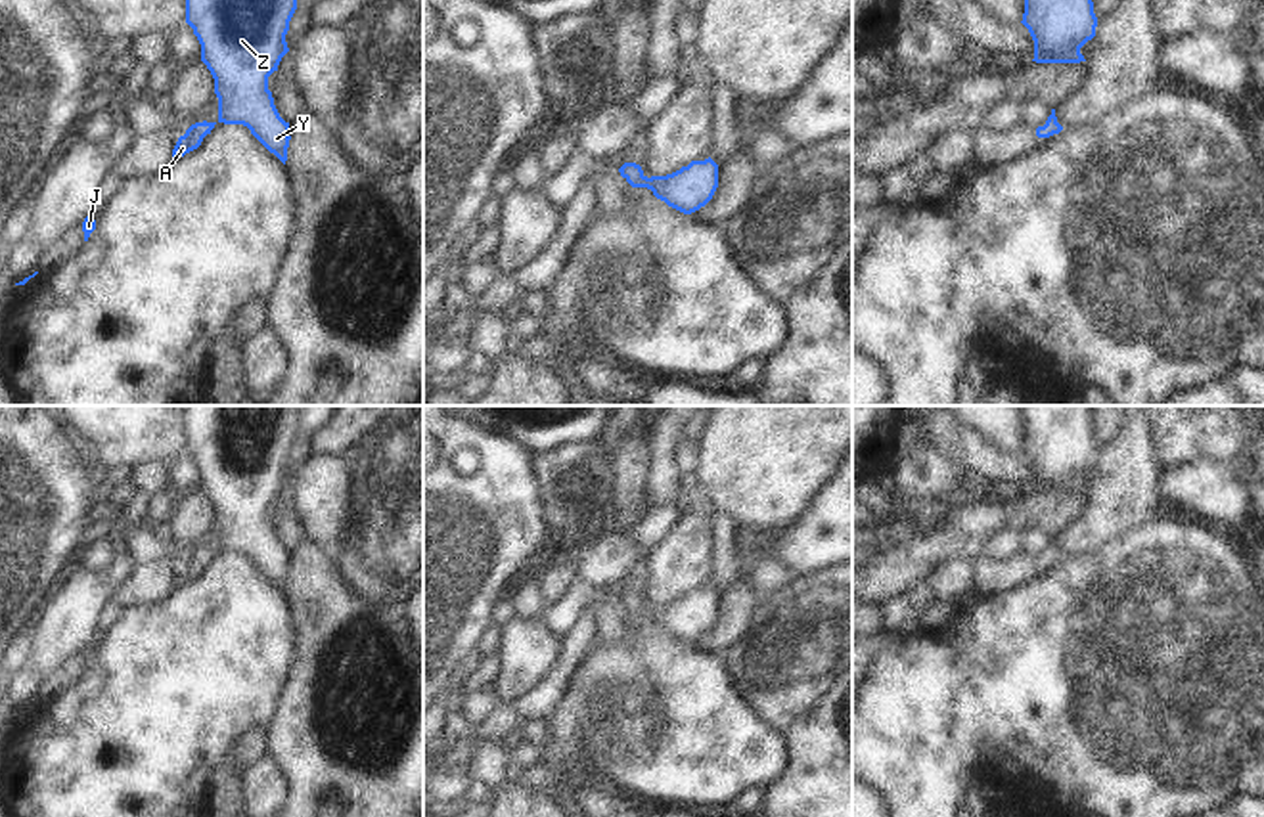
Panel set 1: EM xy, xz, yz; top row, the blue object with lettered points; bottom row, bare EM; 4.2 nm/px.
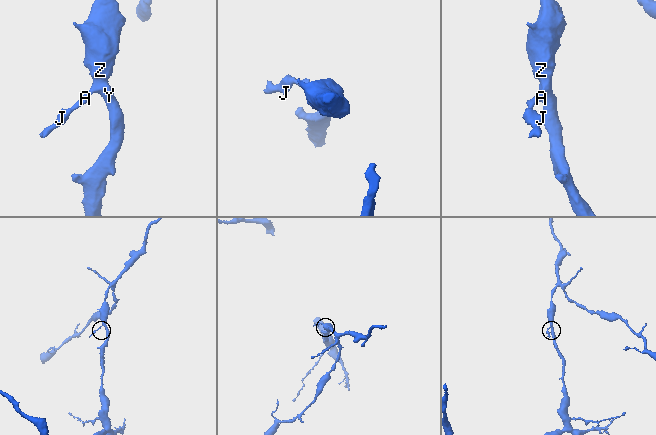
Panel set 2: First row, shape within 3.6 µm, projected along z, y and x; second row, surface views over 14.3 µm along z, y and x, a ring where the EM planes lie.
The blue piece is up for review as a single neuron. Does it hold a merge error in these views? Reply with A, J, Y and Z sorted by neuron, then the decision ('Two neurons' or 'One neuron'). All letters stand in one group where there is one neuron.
Groups: A J Y Z. One neuron.

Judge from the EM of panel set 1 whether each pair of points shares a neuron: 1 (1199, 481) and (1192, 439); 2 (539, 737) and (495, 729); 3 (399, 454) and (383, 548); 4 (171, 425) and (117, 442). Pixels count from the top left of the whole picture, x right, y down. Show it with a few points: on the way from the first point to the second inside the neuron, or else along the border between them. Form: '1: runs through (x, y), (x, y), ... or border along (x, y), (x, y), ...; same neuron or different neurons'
1: border along (1230, 463), (1190, 460), (1163, 469); different neurons
2: border along (525, 720), (514, 733); different neurons
3: runs through (399, 477), (399, 525); same neuron
4: runs through (158, 425), (135, 425), (131, 429); same neuron

